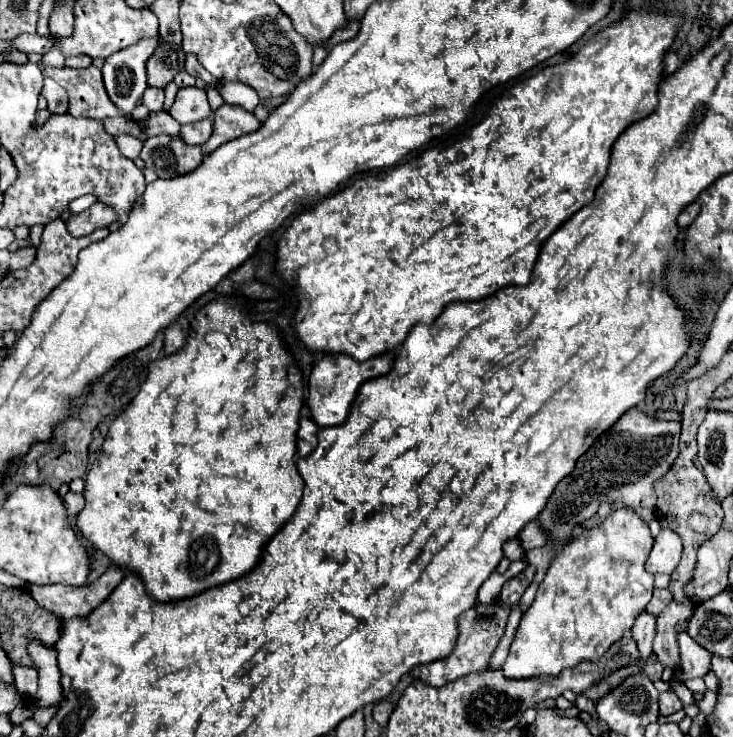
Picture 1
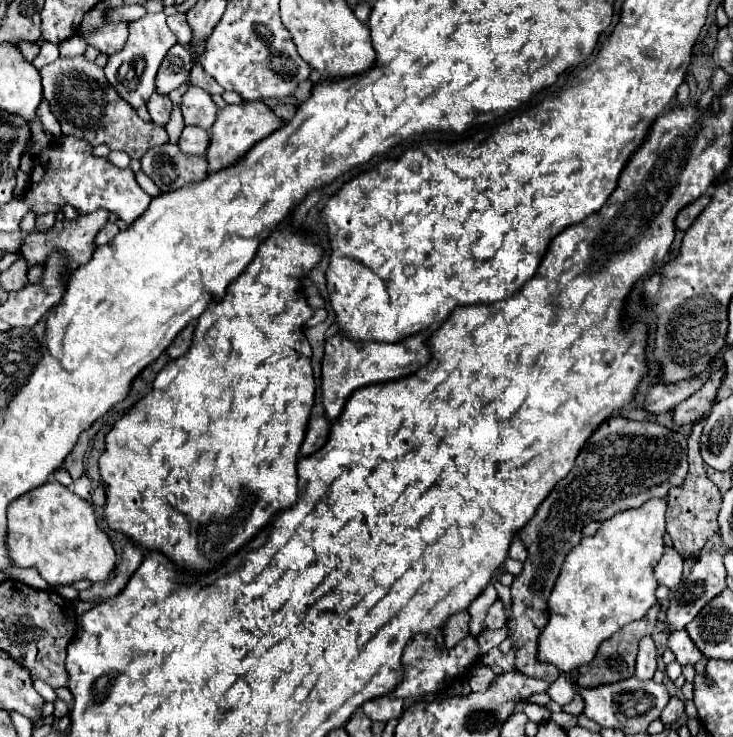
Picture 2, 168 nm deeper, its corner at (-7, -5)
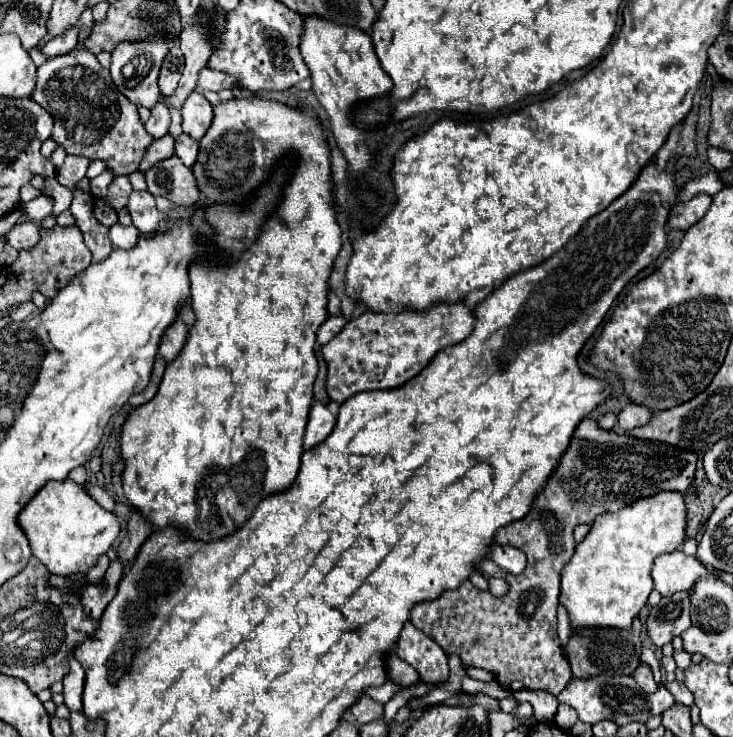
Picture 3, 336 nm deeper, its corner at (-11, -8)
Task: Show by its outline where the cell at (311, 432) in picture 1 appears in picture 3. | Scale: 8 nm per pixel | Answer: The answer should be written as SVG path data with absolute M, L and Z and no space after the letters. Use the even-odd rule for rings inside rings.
M315 401L309 411L309 423L307 423L305 441L303 441L305 449L311 449L317 443L321 443L323 439L327 439L333 427L335 427L335 415L327 409L327 405Z

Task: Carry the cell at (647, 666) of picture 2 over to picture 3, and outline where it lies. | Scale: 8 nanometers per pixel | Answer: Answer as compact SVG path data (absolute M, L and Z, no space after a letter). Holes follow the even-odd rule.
M641 665L639 669L635 669L633 679L637 681L637 685L639 685L645 693L655 693L655 691L657 691L657 683L655 683L655 679L653 679L653 673L651 673L651 667L649 667L649 665Z

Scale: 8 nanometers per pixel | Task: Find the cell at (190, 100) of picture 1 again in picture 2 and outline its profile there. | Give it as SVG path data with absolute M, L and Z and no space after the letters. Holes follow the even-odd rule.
M191 86L183 94L181 110L183 110L185 124L199 126L199 128L205 128L205 130L209 130L213 126L215 116L217 116L215 102L211 100L211 96L205 90L201 90L197 86Z

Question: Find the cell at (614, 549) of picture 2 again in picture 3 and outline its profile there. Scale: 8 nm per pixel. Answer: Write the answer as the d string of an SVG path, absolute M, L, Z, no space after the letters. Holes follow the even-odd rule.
M661 491L657 495L649 495L645 499L637 499L633 501L631 505L615 511L615 513L603 513L599 515L587 537L577 543L575 547L575 555L571 557L571 561L563 567L561 571L561 595L559 595L559 601L565 605L567 613L569 613L569 619L571 619L571 627L631 627L631 621L637 617L637 613L641 611L641 607L647 605L647 597L649 593L653 591L653 583L651 583L651 563L655 561L657 555L661 553L669 553L669 551L675 551L681 547L681 543L685 541L685 531L687 531L687 509L685 509L685 501L683 501L683 495L681 493L675 493L675 491Z

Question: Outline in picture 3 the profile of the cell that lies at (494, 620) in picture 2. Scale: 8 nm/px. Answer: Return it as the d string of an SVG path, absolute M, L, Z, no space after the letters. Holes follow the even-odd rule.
M489 577L487 583L489 583L489 593L491 595L499 597L499 595L505 595L507 593L507 583L505 583L503 577Z

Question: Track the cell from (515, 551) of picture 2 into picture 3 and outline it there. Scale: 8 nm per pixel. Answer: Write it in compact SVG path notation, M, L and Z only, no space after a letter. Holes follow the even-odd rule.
M493 545L487 551L487 557L505 573L513 573L519 575L519 571L523 571L523 563L527 563L527 557L523 555L523 551L515 549L515 547L501 547L501 545Z

